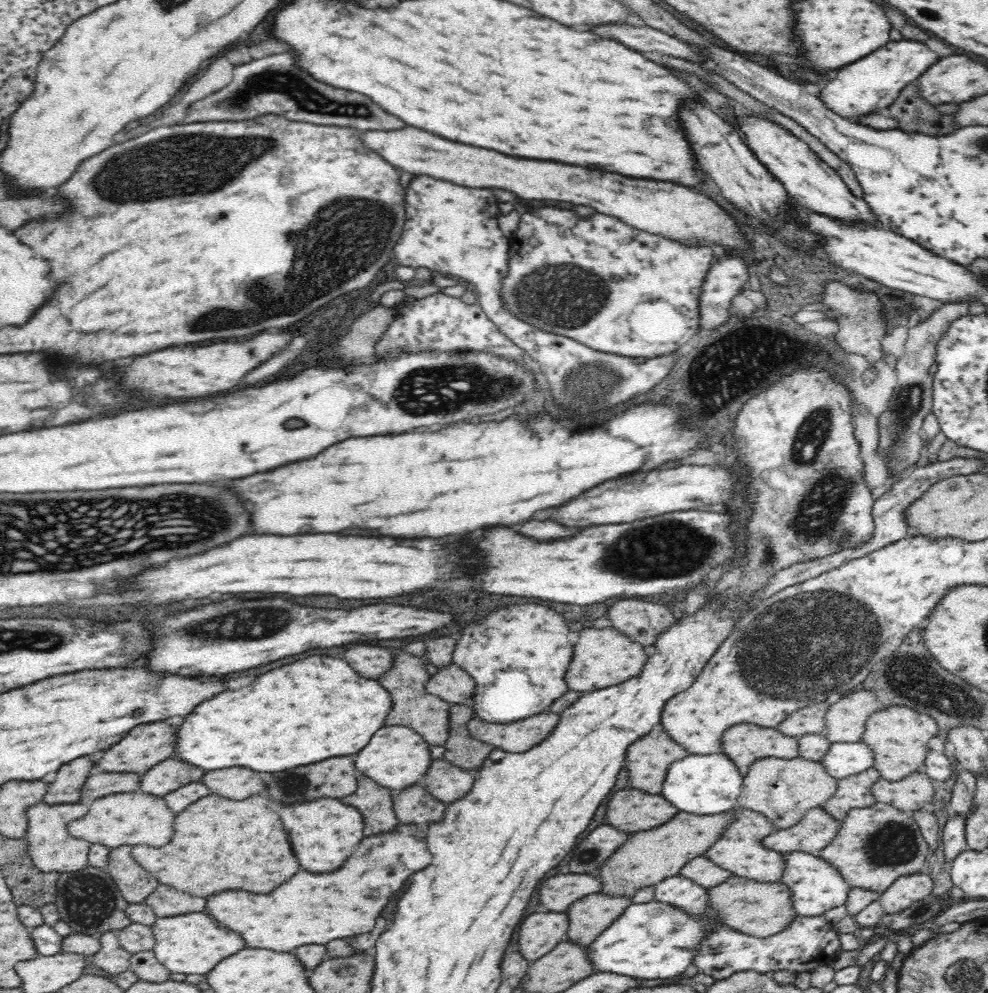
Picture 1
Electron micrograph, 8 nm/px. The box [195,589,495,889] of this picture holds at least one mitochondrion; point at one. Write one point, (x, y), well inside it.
(293, 786)

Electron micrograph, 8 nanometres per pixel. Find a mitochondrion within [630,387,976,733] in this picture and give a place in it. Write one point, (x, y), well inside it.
(846, 634)

